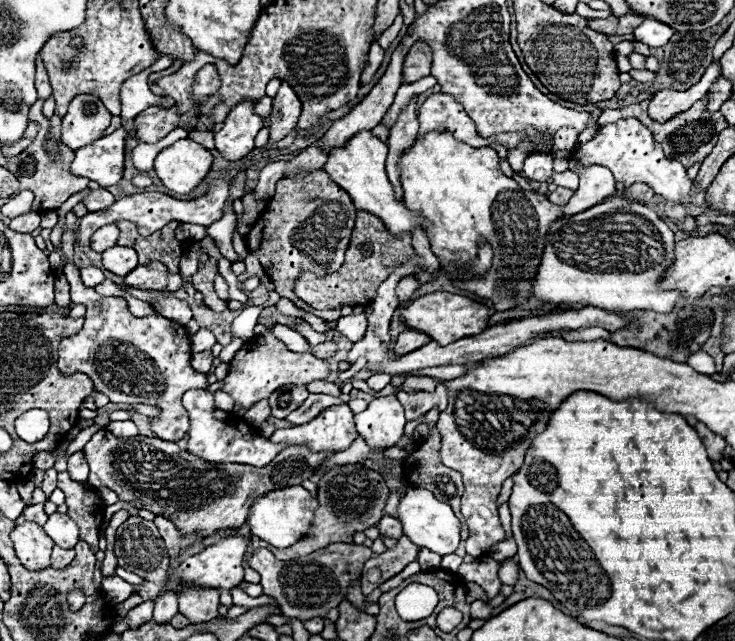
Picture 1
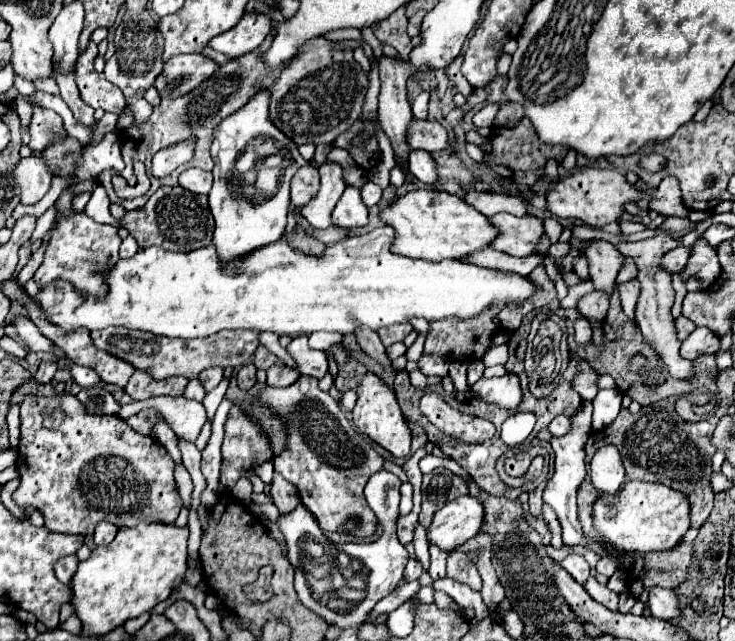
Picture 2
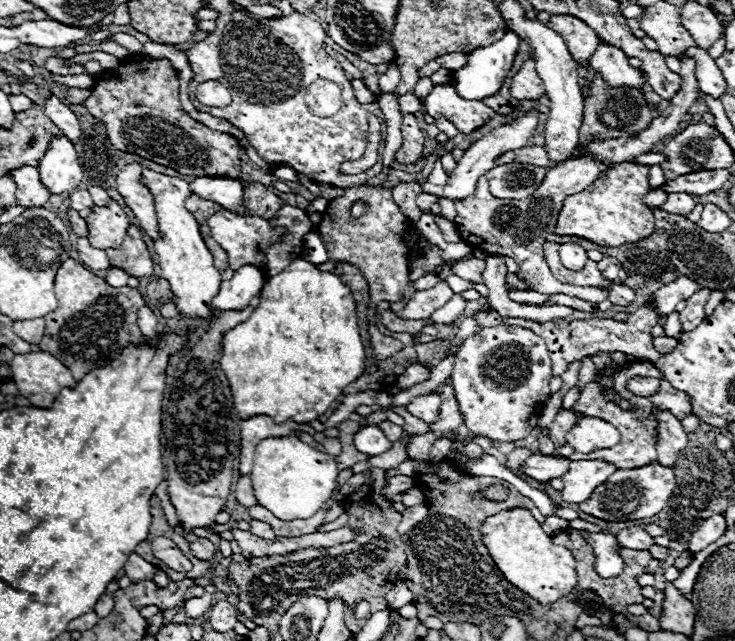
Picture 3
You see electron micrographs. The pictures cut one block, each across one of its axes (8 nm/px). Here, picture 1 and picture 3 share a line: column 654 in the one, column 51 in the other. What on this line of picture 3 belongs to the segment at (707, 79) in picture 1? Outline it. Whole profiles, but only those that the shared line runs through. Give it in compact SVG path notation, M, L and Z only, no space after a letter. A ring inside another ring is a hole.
M54 94L48 96L44 104L44 112L62 130L62 134L66 134L66 138L70 138L72 142L78 142L81 139L82 130L80 130L76 114L58 96ZM48 106L50 106L50 114L48 114Z

